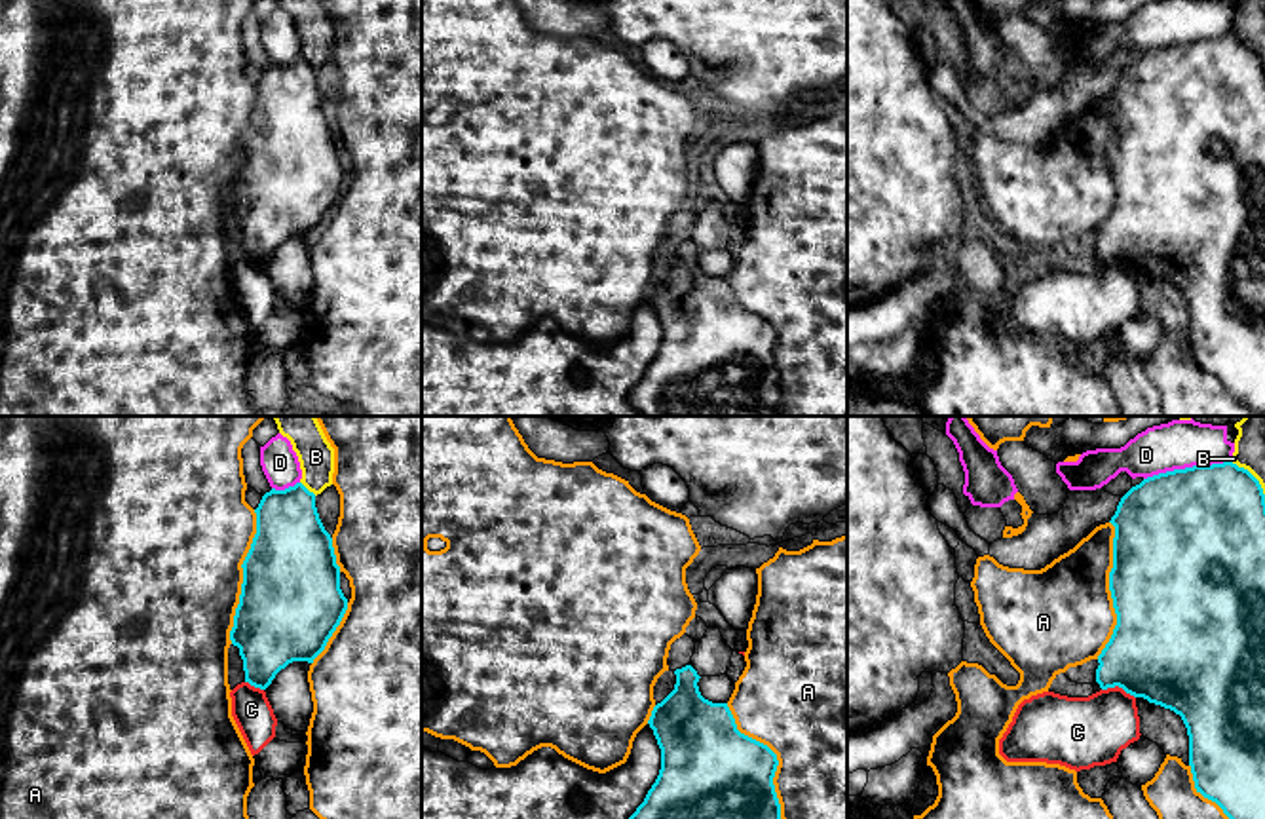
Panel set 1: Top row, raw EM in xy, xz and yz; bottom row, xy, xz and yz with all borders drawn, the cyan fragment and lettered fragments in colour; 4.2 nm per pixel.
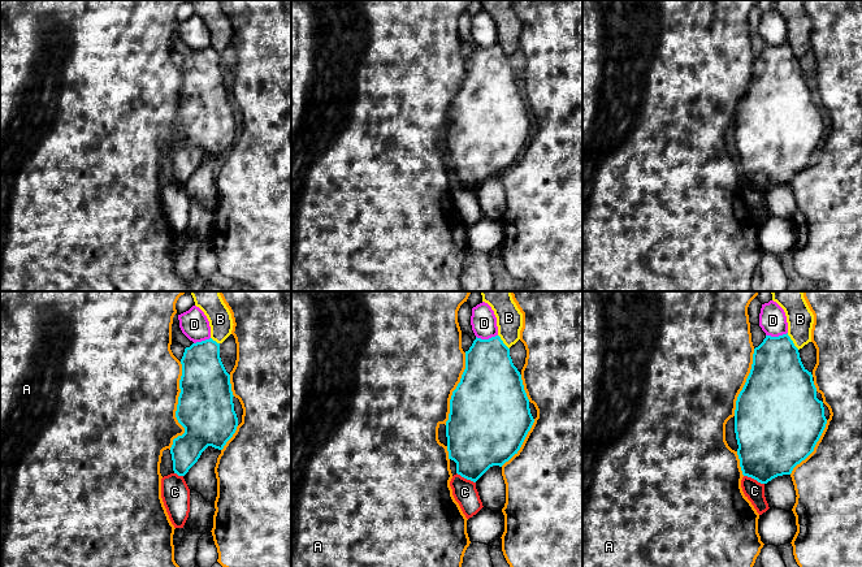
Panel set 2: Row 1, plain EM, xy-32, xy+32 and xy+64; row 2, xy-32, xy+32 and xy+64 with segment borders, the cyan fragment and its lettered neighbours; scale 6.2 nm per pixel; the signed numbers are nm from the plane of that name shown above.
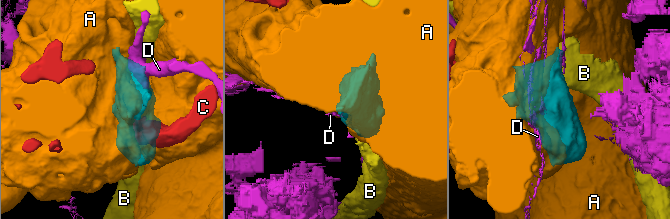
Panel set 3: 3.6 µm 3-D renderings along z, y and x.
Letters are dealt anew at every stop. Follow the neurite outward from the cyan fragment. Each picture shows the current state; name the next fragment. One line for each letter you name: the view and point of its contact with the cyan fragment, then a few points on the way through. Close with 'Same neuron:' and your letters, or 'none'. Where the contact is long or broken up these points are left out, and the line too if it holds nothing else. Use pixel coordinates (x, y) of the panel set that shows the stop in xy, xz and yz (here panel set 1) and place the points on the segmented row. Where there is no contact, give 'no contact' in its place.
Same neuron: none

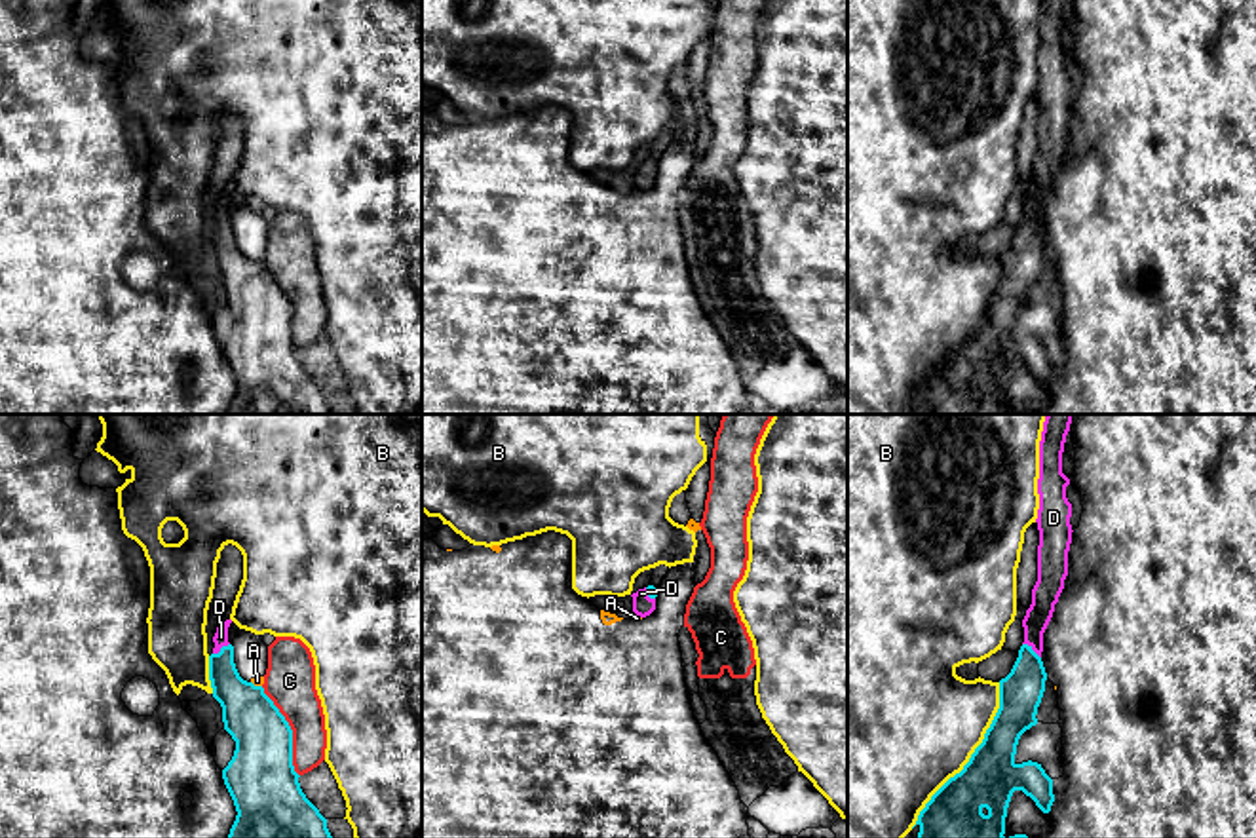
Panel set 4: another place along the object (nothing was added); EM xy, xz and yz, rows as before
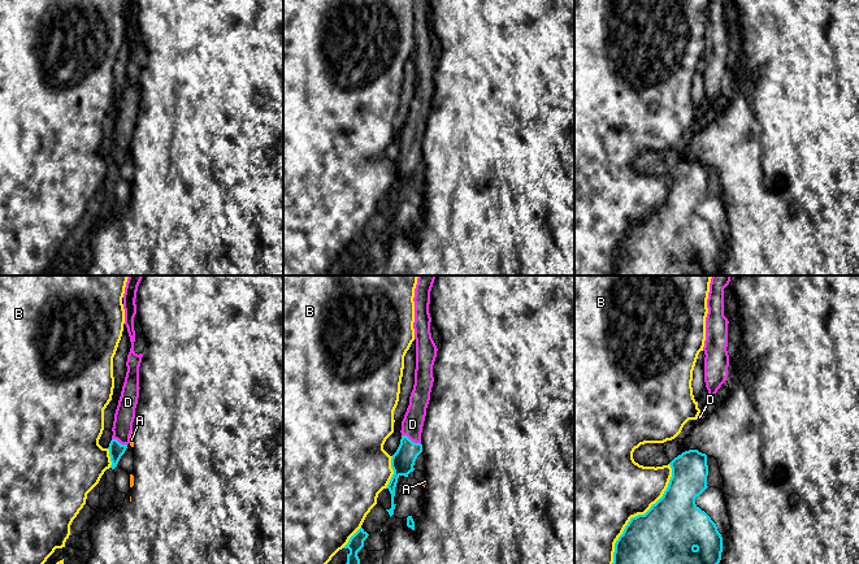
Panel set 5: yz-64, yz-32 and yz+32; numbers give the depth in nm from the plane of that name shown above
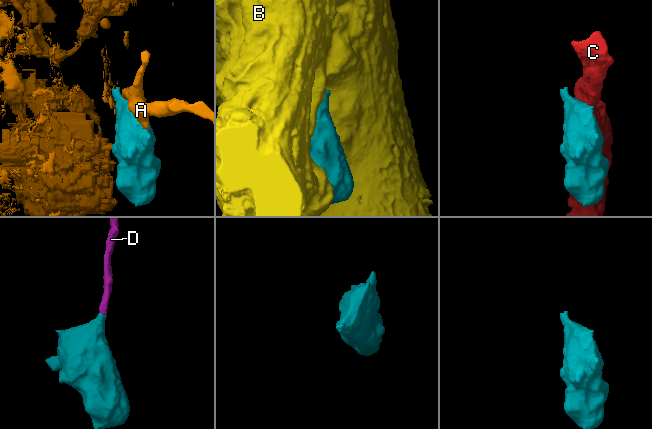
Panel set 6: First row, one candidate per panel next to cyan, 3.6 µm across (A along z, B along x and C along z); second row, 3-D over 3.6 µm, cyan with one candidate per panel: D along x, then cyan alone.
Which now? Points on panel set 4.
D: yz (1032, 650) | across yz (1021, 692), (1032, 650), (1034, 622), (1046, 593)
Same neuron: D

